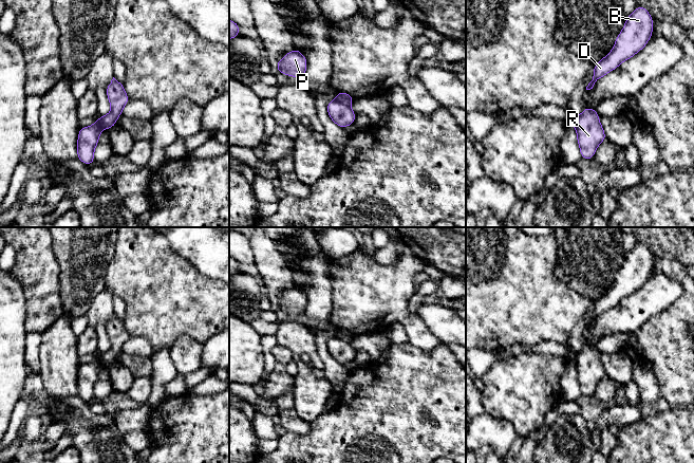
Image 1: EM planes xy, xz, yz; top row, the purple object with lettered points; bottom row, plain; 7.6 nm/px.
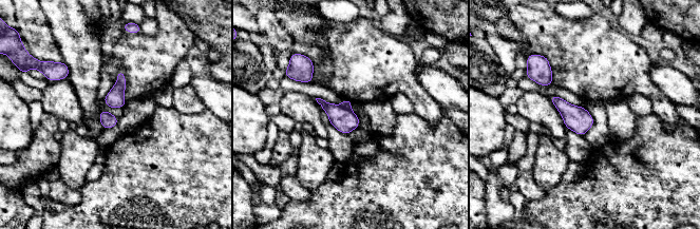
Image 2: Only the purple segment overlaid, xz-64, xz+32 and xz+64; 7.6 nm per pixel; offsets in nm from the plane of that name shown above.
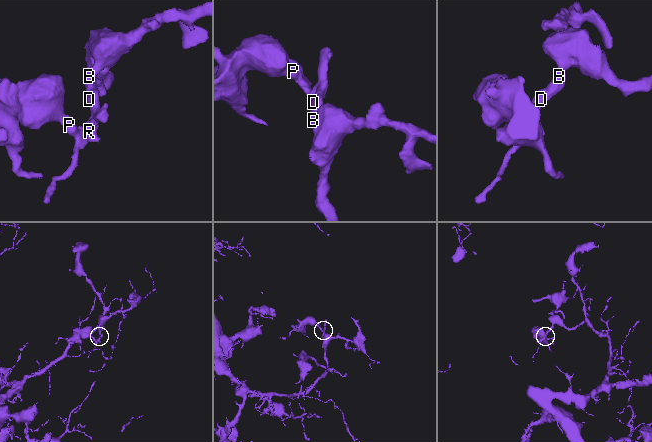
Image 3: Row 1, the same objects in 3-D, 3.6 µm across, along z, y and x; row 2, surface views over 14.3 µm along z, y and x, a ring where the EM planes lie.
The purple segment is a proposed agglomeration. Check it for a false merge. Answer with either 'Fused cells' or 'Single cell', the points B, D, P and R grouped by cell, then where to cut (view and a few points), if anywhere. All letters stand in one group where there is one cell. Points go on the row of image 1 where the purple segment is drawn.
Single cell. Groups: B D P R. No split

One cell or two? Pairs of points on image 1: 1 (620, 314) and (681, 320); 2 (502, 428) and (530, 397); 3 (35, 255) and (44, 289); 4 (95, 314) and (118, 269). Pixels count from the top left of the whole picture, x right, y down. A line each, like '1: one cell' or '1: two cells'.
1: two cells
2: two cells
3: one cell
4: two cells

